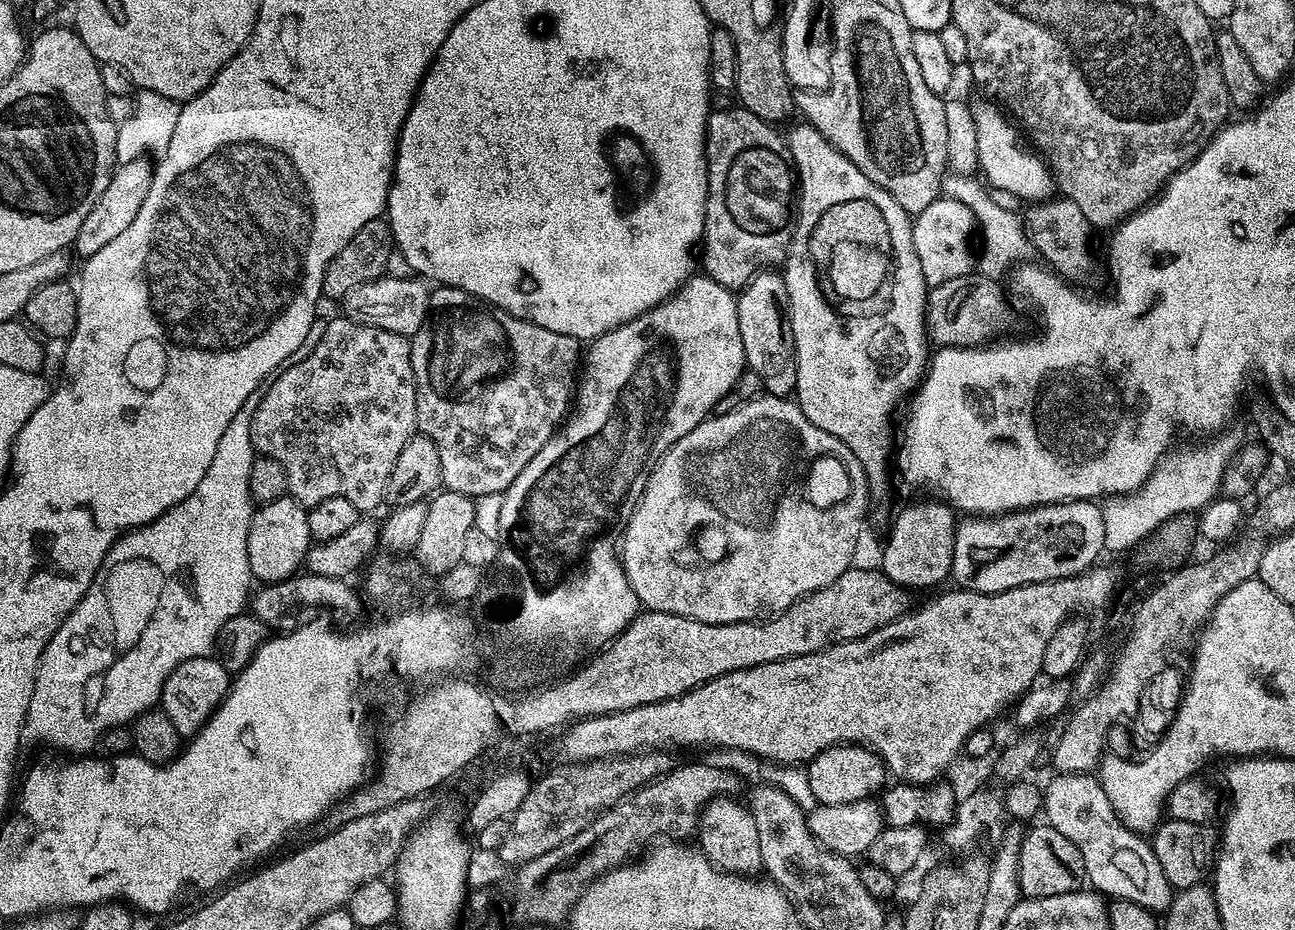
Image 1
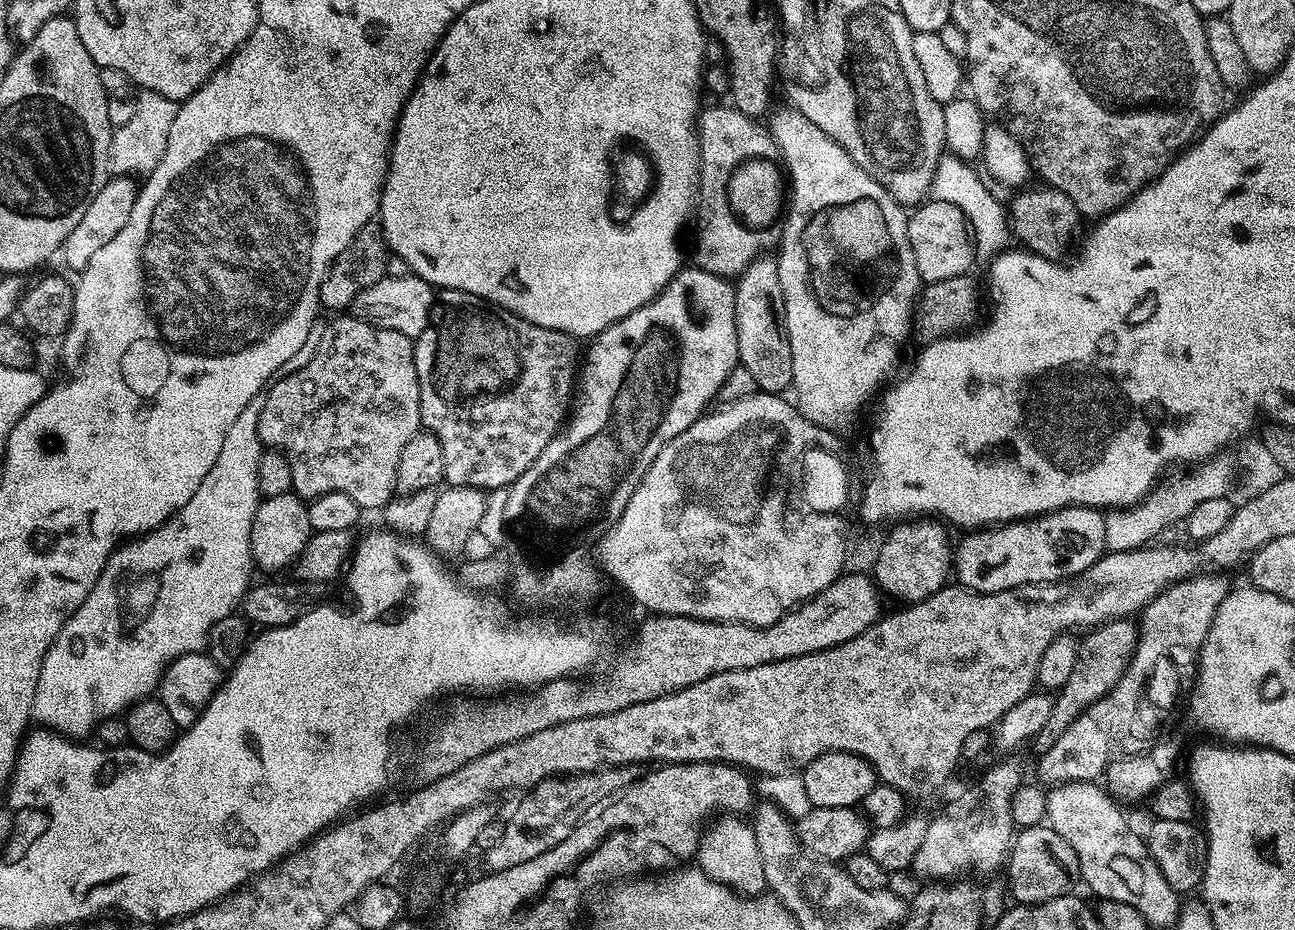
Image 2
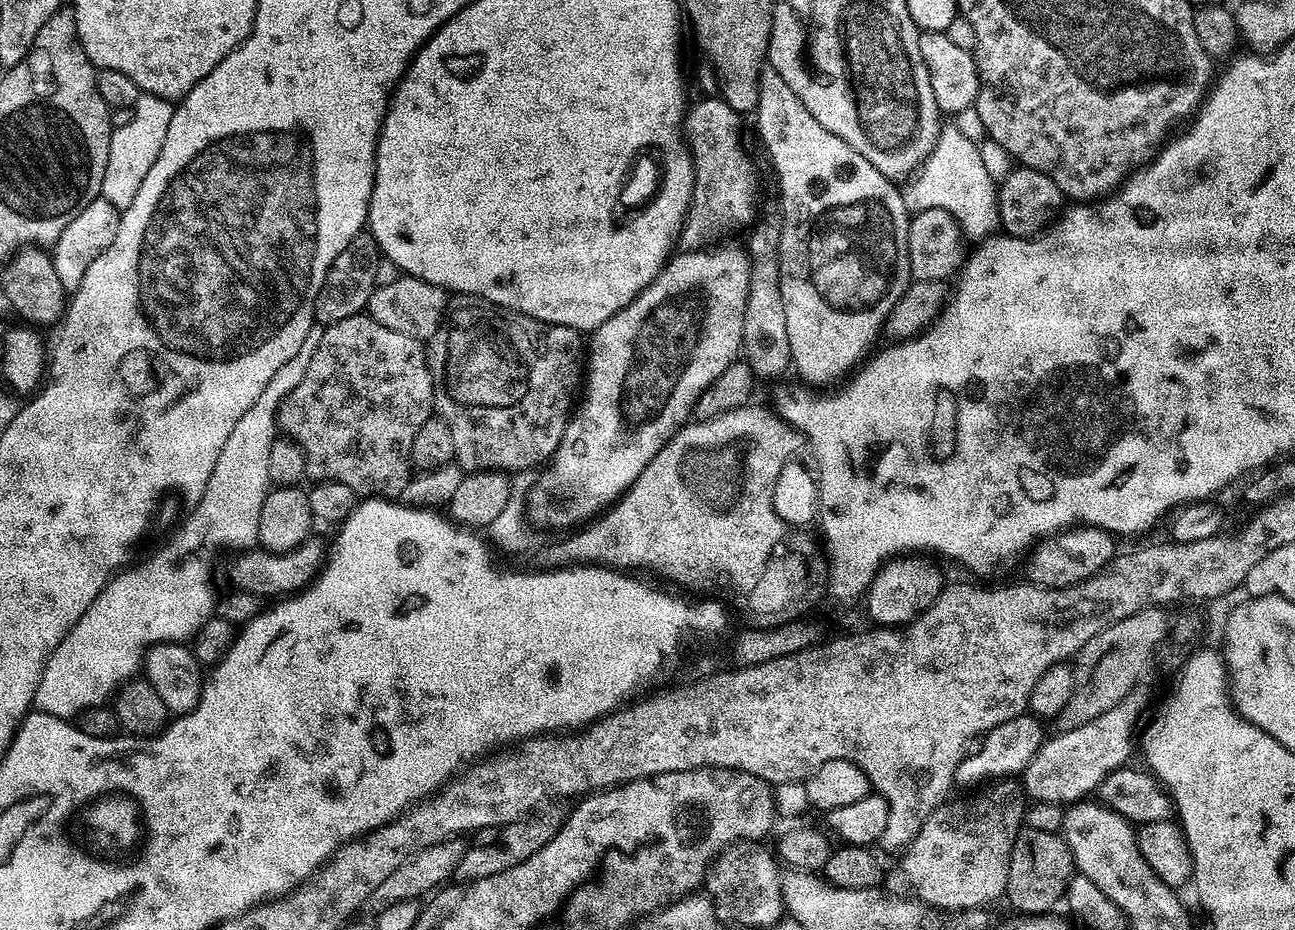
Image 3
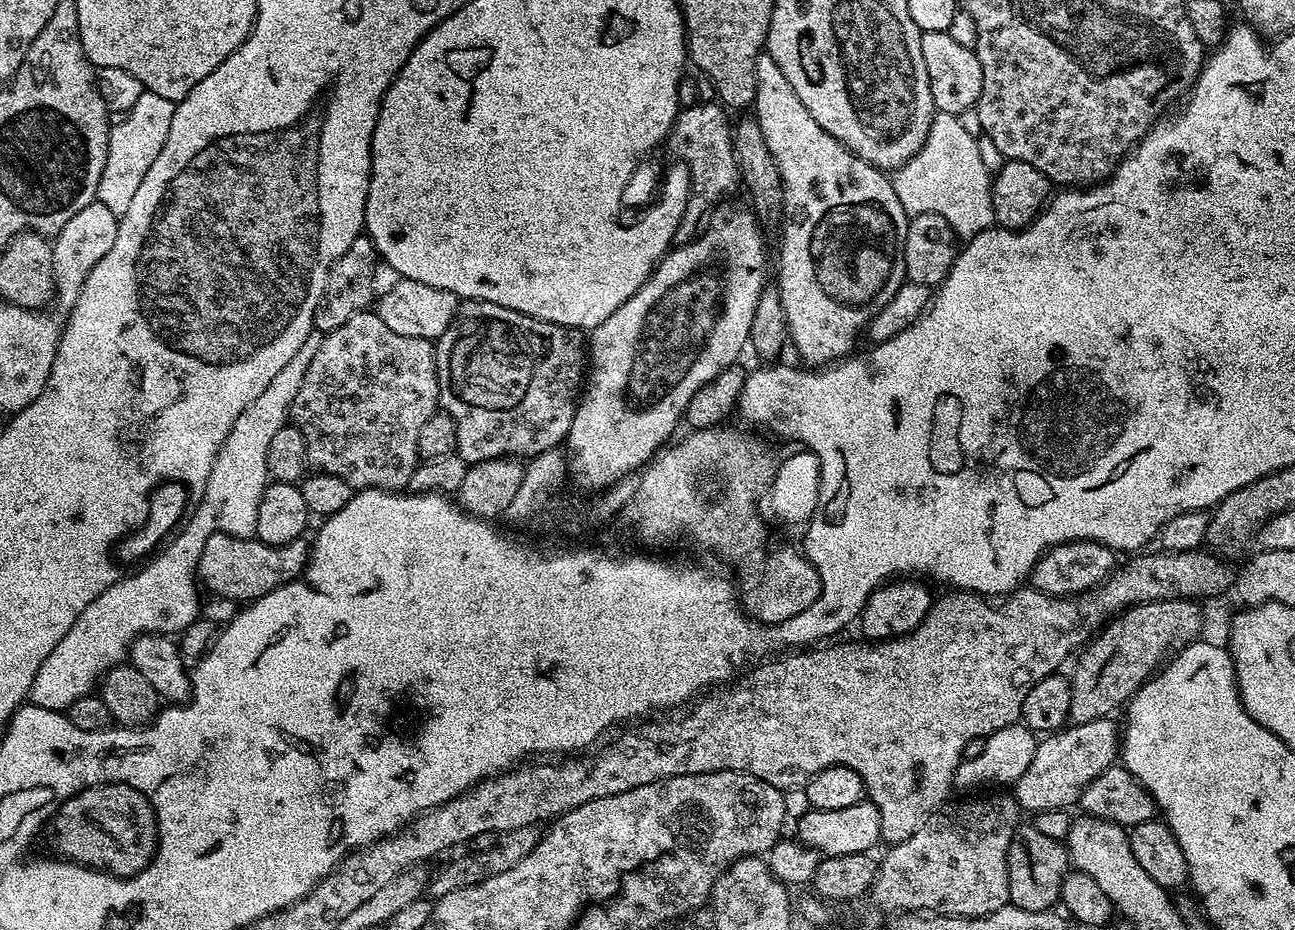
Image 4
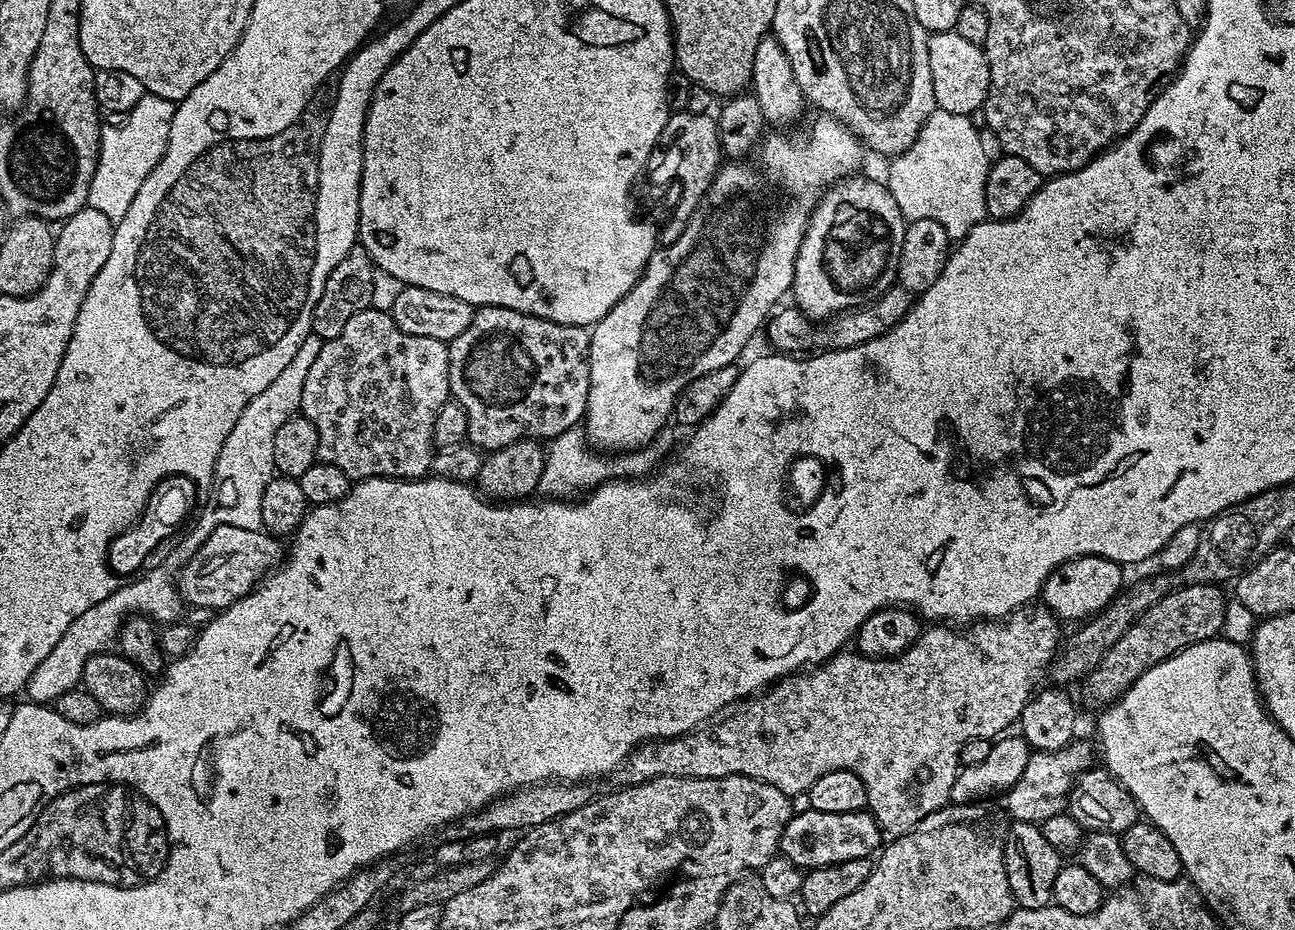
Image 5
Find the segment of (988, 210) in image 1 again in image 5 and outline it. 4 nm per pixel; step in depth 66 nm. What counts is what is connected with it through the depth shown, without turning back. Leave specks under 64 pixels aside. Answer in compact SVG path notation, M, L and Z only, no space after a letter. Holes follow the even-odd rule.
M937 108L926 118L918 138L901 156L891 157L888 168L886 187L888 192L898 202L898 210L902 210L905 221L937 220L946 230L949 241L959 242L974 226L978 226L988 216L986 210L986 178L988 177L989 161L982 151L980 128L972 125L972 116L950 114Z

